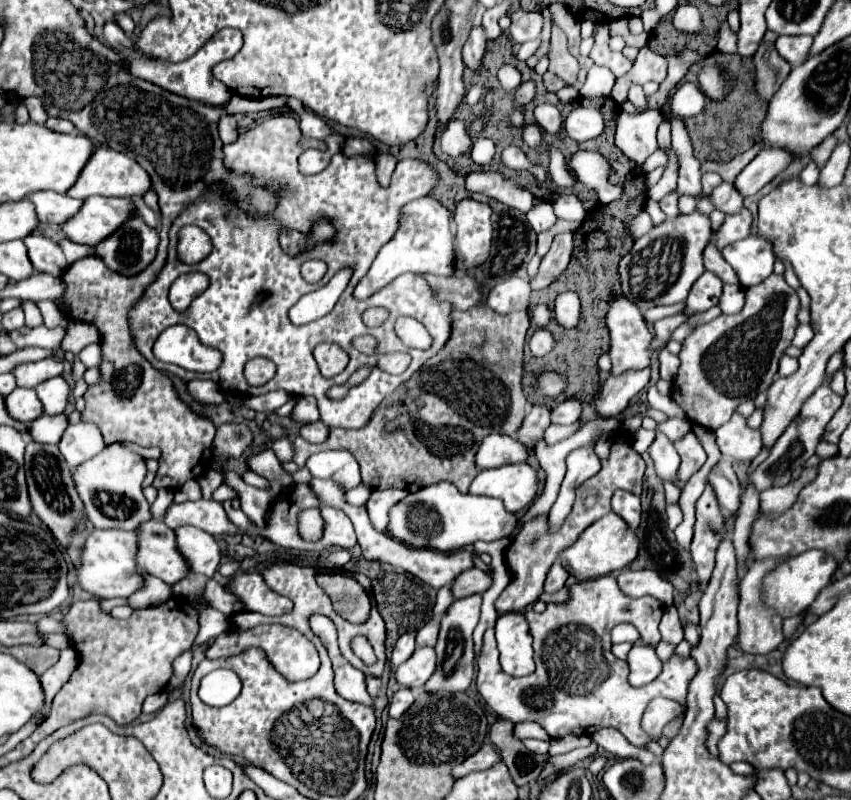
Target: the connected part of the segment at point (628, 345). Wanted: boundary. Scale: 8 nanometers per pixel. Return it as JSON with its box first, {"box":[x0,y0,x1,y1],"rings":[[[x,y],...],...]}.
{"box":[607,298,651,376],"rings":[[[617,298],[607,312],[611,332],[611,374],[617,376],[631,368],[645,368],[651,360],[651,332],[639,308],[627,298]]]}

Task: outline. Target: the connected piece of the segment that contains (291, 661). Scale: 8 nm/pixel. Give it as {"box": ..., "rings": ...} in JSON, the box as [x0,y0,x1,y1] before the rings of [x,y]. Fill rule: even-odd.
{"box":[219,624,319,682],"rings":[[[277,624],[275,626],[257,626],[257,628],[251,628],[251,632],[249,630],[243,634],[225,632],[219,636],[219,658],[240,654],[247,648],[261,648],[265,652],[267,660],[275,666],[275,670],[279,674],[283,674],[283,678],[287,678],[289,682],[307,680],[319,670],[319,656],[317,656],[315,646],[303,634],[299,634],[297,630],[287,628],[287,626],[277,626]]]}

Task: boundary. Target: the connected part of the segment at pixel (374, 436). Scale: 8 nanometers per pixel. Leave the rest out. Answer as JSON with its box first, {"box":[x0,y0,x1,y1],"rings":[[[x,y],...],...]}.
{"box":[293,304,529,494],"rings":[[[487,304],[467,312],[455,310],[449,344],[427,360],[409,382],[403,382],[395,394],[383,400],[365,428],[331,428],[331,436],[321,446],[295,438],[293,460],[303,466],[307,458],[319,450],[349,450],[361,466],[363,484],[373,490],[403,488],[415,492],[445,480],[465,494],[477,476],[473,456],[481,440],[489,434],[511,436],[523,422],[527,400],[521,390],[521,378],[525,332],[529,324],[525,310],[505,316],[497,314]]]}

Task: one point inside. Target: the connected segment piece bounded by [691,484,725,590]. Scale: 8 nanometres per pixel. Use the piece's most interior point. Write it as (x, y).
(710, 525)

